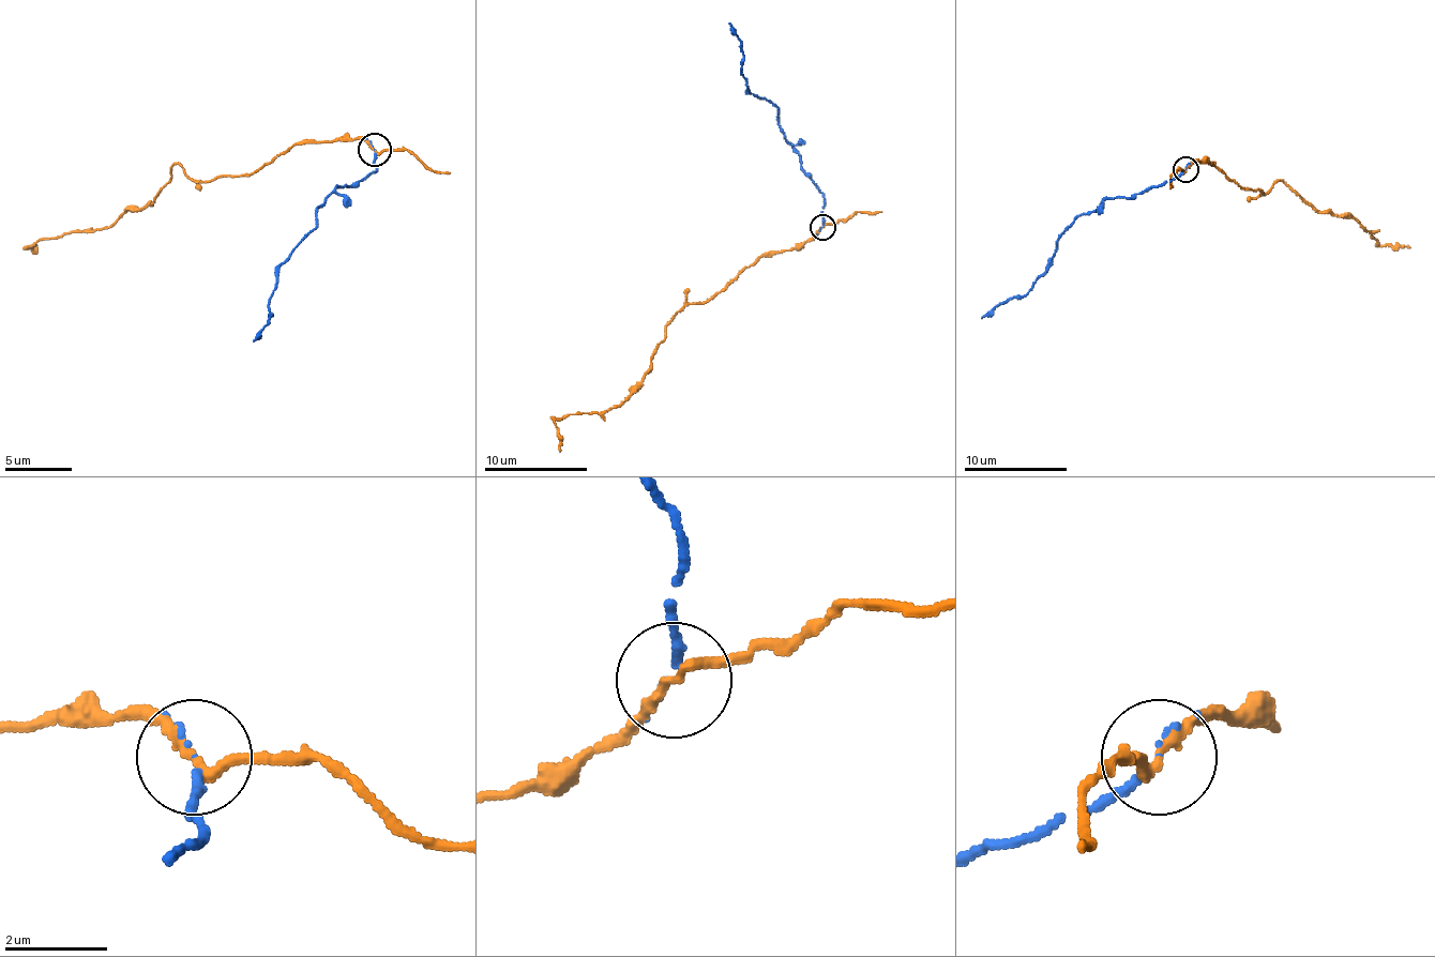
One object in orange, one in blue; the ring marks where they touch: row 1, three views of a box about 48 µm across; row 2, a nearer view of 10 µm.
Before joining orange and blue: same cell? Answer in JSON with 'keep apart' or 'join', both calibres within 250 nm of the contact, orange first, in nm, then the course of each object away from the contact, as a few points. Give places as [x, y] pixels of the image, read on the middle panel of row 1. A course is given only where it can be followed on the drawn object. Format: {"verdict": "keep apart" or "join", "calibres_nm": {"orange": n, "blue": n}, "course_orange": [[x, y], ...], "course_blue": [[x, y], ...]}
{"verdict": "keep apart", "calibres_nm": {"orange": 200, "blue": 130}, "course_orange": [[821, 226], [685, 303], [617, 406], [555, 424], [560, 452]], "course_blue": [[821, 226], [825, 196], [779, 124], [779, 108], [750, 90], [742, 75], [742, 44], [729, 24]]}

